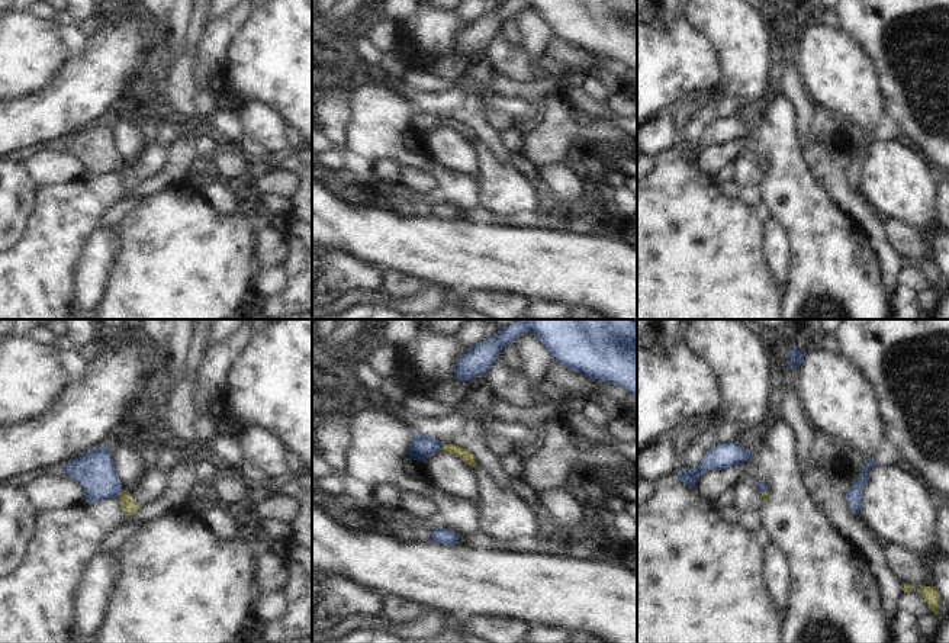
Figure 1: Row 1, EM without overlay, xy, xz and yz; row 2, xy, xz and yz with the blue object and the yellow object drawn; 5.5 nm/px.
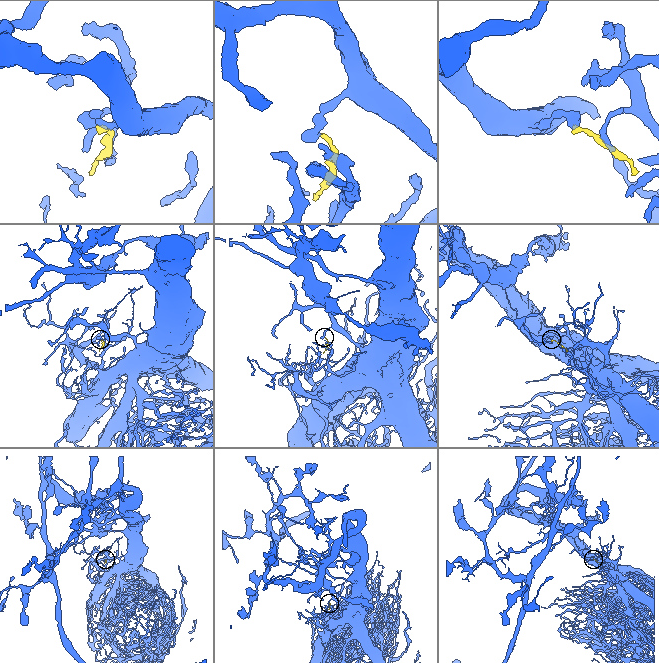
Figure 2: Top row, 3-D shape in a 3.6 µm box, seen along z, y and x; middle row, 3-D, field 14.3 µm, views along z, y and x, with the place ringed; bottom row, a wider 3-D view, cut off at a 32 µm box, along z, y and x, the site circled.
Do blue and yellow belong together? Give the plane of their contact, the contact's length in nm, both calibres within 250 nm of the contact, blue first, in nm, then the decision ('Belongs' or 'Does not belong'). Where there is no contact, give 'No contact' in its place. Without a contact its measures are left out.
Touches blue in xy. Shared border 50 nm. Thickness 220 nm (blue) against 90 nm. Belongs.

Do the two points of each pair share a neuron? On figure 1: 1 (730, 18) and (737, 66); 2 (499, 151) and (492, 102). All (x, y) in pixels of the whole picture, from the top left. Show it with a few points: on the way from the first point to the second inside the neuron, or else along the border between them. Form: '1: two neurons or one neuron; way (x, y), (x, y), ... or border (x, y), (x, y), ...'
1: one neuron; way (736, 29), (737, 54)
2: two neurons; border (494, 93), (485, 99), (492, 109)

